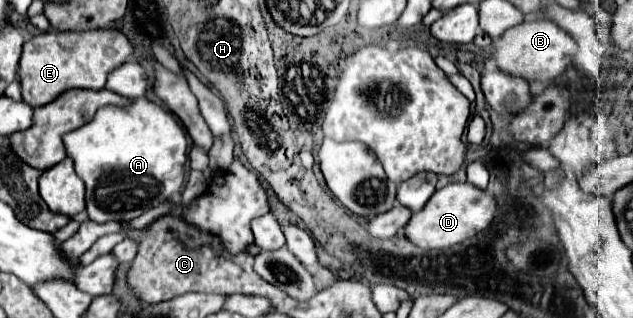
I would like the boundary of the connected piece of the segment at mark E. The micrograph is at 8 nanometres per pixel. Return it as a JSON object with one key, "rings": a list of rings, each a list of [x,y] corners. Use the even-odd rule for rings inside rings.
{"rings":[[[106,29],[106,31],[50,31],[50,33],[40,33],[34,35],[24,43],[24,51],[20,57],[18,65],[18,81],[22,87],[22,101],[28,103],[30,107],[42,107],[50,101],[54,101],[60,93],[68,89],[102,89],[106,85],[106,77],[110,71],[120,67],[124,61],[128,61],[132,55],[132,45],[130,41],[116,29]],[[62,45],[72,45],[72,51],[66,51]]]}

